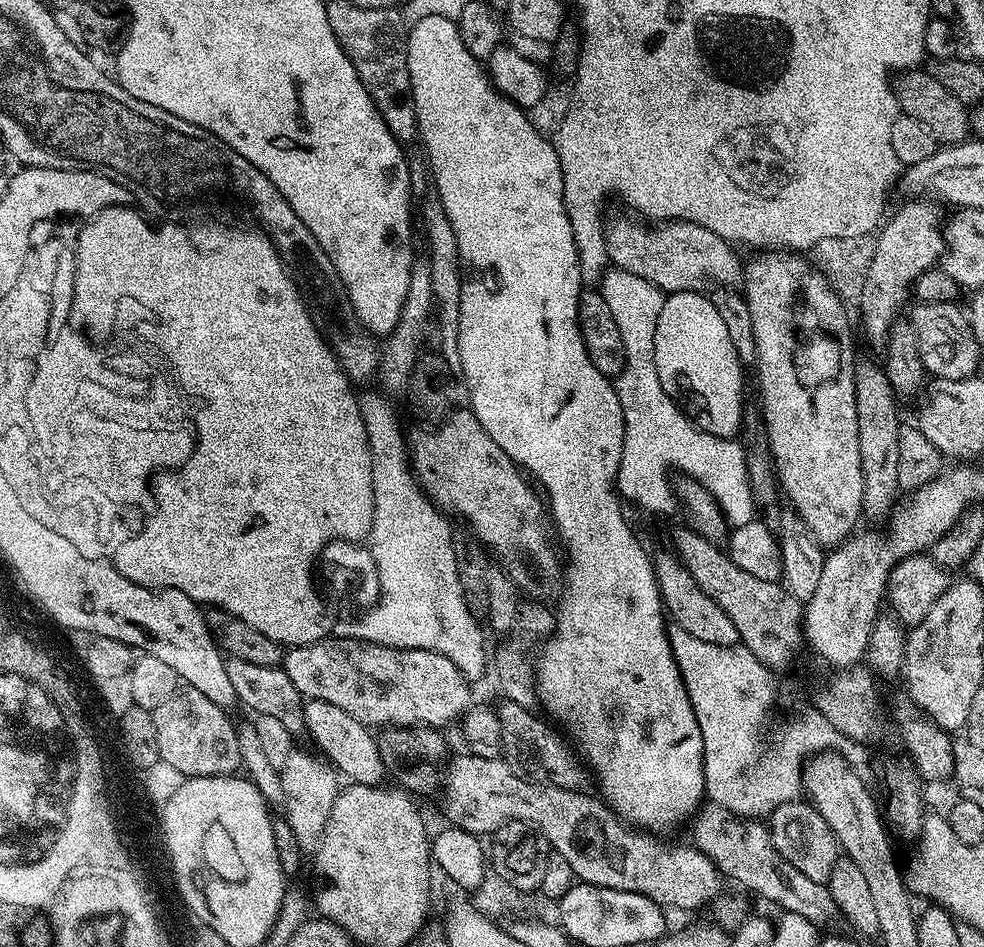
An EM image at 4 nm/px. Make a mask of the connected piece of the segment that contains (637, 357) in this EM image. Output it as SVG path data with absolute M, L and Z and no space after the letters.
M612 268L608 271L605 271L604 275L601 277L600 280L600 291L603 294L603 298L606 300L606 304L610 307L610 314L614 317L614 322L618 325L618 332L622 336L623 346L624 346L624 370L619 373L614 380L614 387L615 388L661 388L660 392L663 392L662 384L658 380L658 370L657 370L657 363L654 362L654 334L657 332L657 322L658 322L658 315L661 314L662 306L665 302L665 295L663 294L660 289L656 288L652 283L646 282L645 279L639 278L638 275L630 274L628 271L624 269L617 269Z

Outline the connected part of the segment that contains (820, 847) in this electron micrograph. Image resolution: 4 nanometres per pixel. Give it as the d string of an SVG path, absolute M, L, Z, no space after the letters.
M797 798L778 806L772 811L767 826L772 835L774 850L778 850L778 854L782 854L782 858L786 858L790 866L802 870L802 874L806 874L806 878L811 878L814 882L827 884L830 870L834 870L836 861L841 859L842 849L836 843L836 836L830 830L826 818L822 818L822 814L818 814L811 803Z

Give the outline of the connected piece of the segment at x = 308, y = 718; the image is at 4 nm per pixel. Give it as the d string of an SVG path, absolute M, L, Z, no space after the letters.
M305 699L302 707L307 735L312 735L319 753L341 777L349 776L347 779L353 784L380 784L385 779L386 769L373 729L358 722L358 718L350 718L350 714L346 714L346 710L341 710L339 706L334 706L334 702Z

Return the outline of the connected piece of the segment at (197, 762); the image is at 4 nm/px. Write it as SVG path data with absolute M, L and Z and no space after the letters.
M187 686L181 687L162 706L158 706L152 716L157 730L159 759L180 770L185 778L230 776L241 767L237 725L228 717L231 715L210 702L206 694Z

